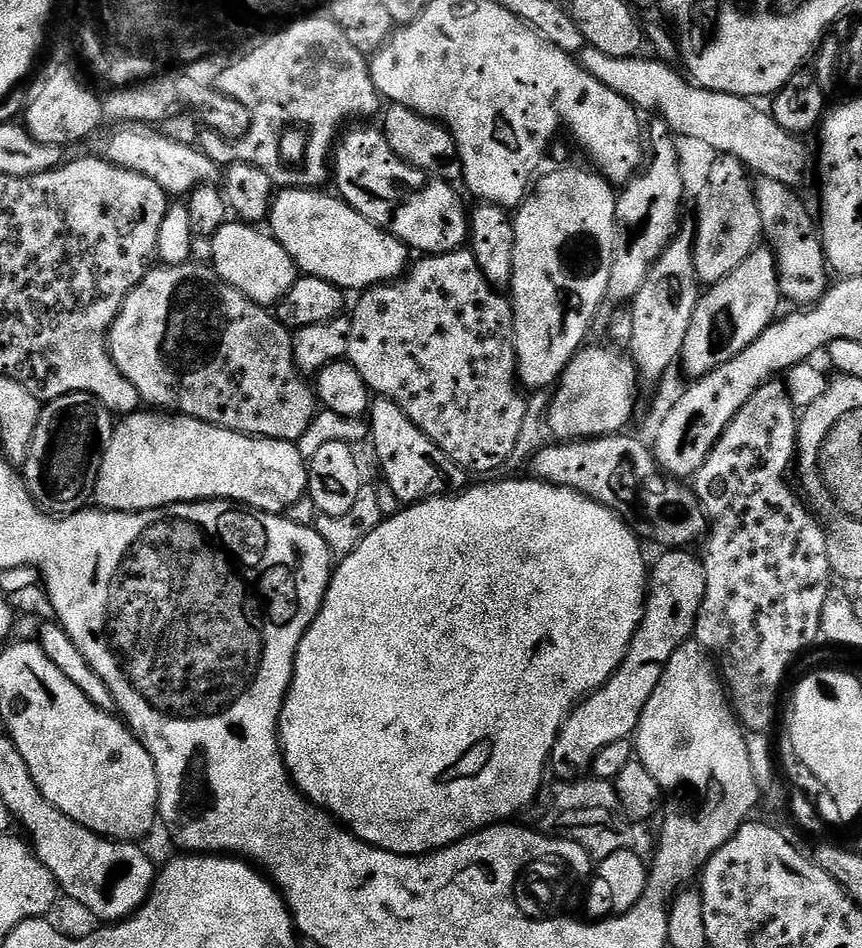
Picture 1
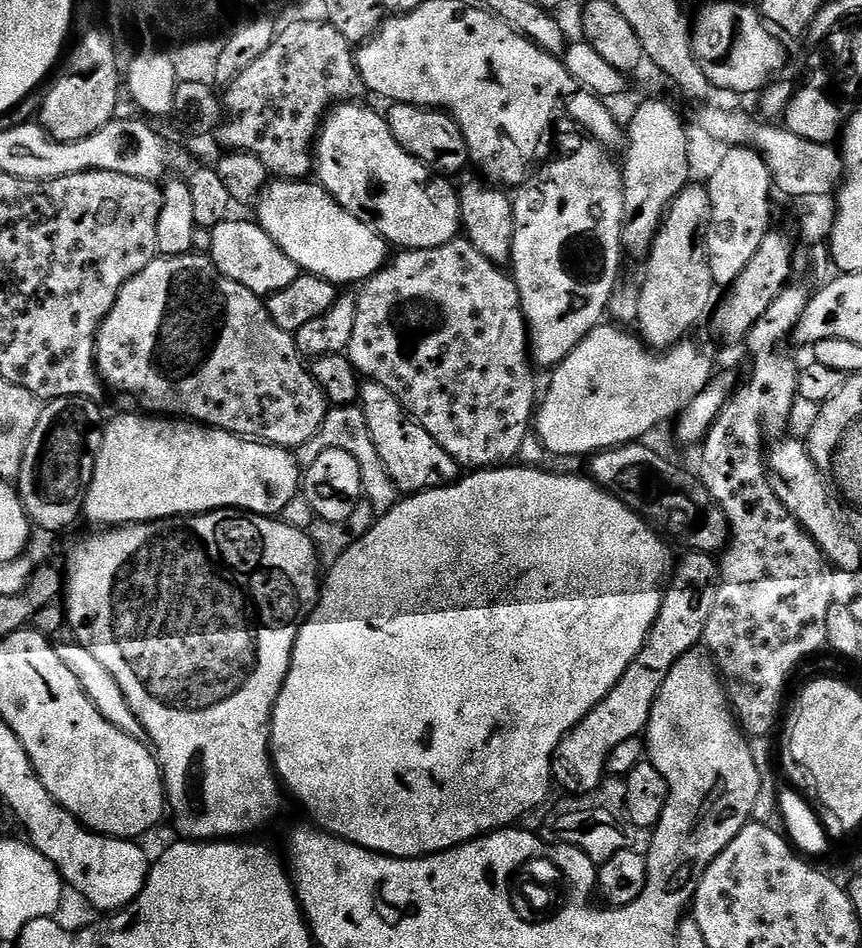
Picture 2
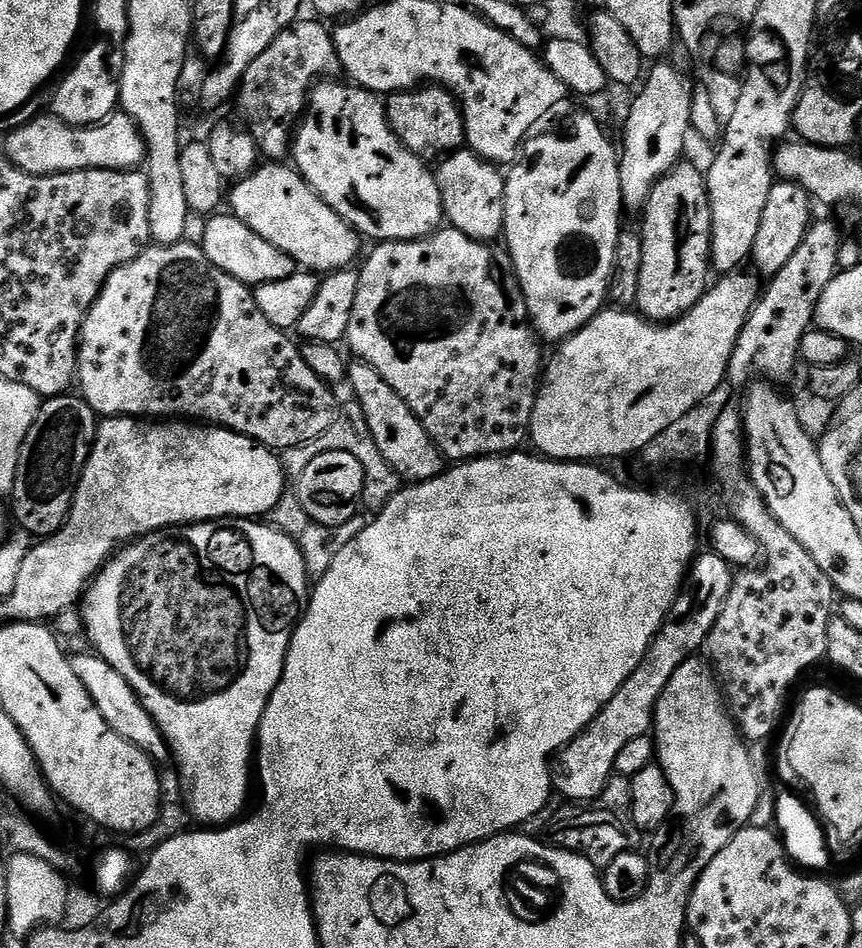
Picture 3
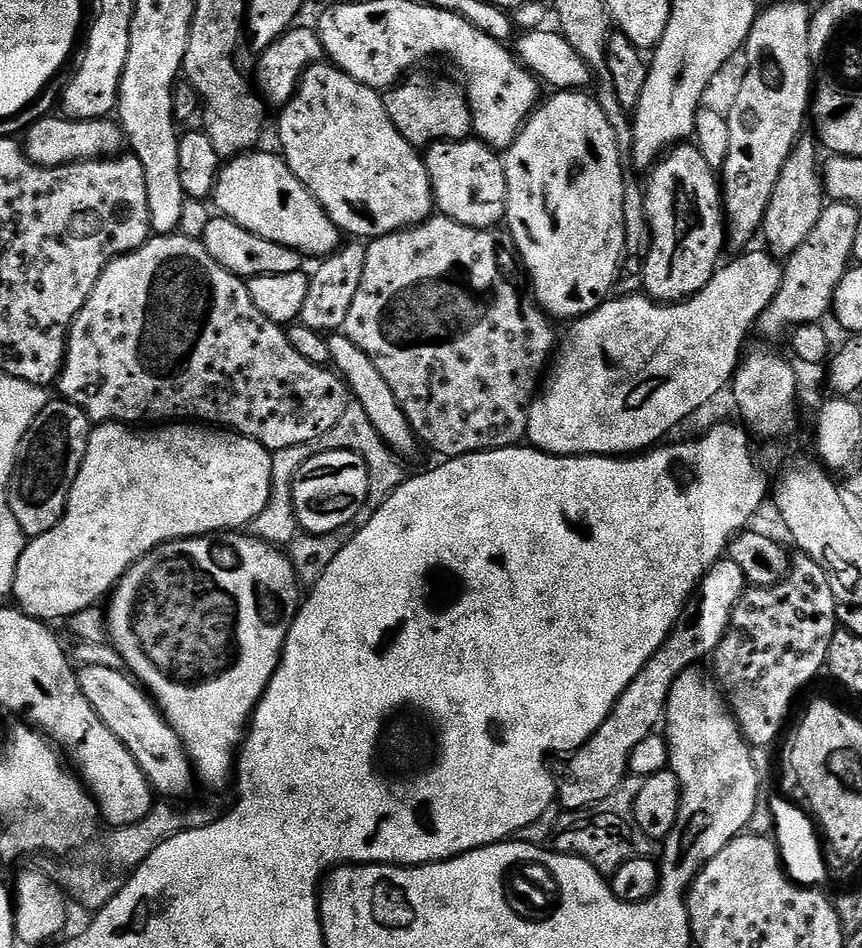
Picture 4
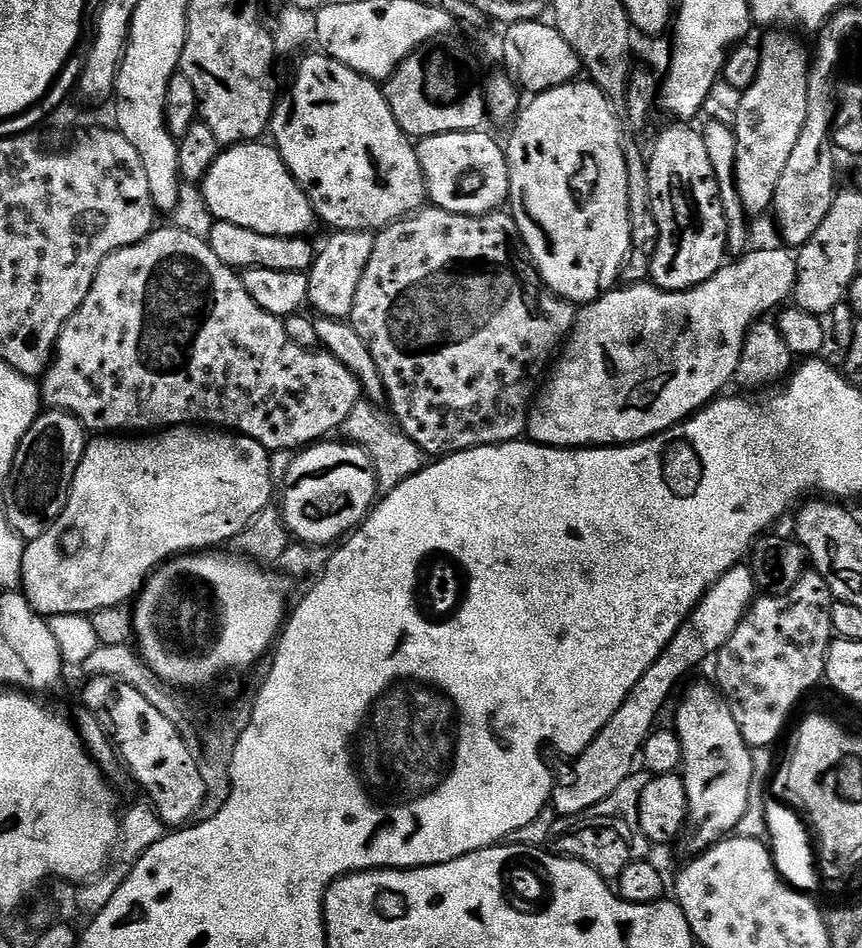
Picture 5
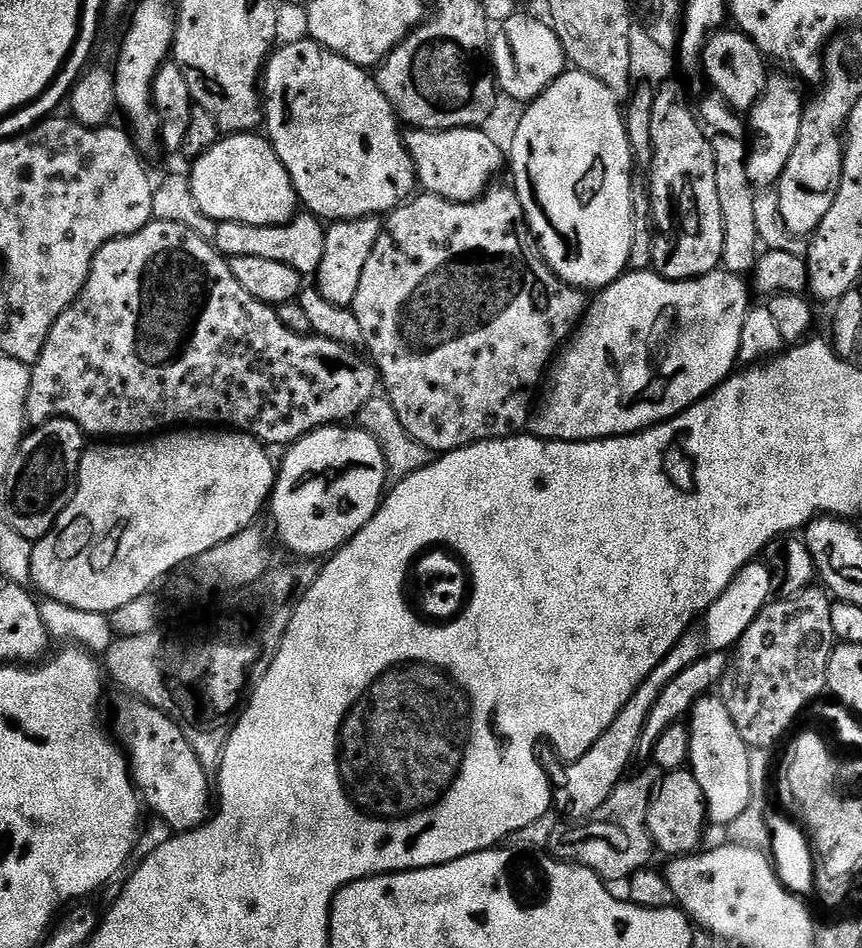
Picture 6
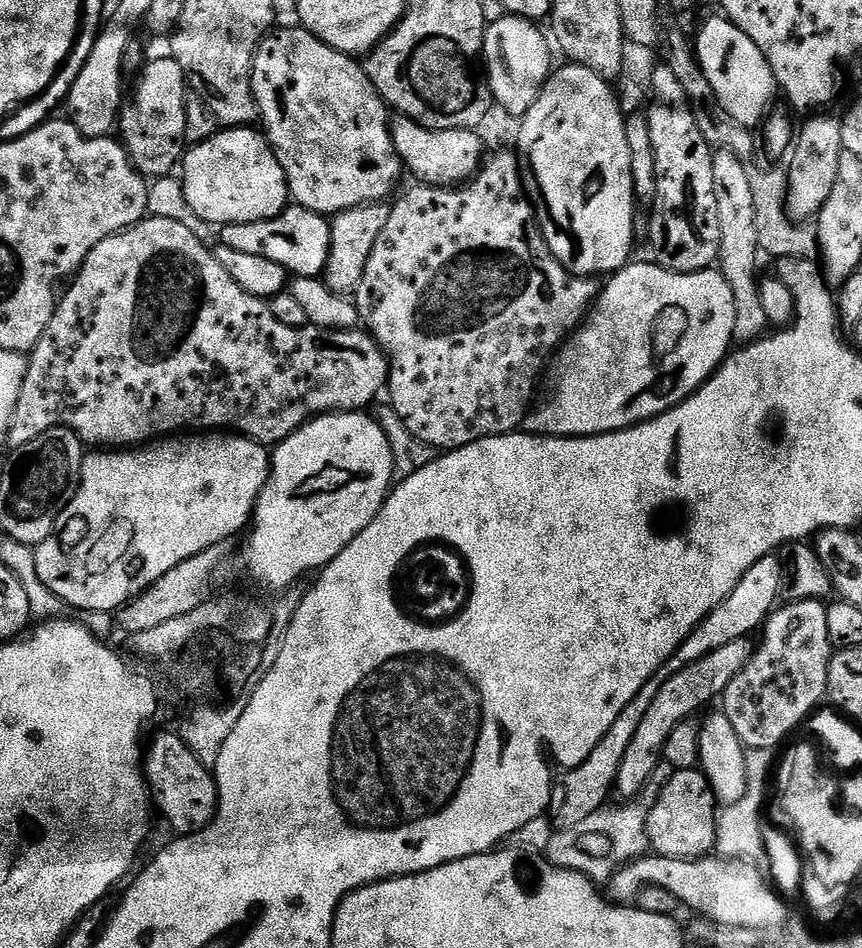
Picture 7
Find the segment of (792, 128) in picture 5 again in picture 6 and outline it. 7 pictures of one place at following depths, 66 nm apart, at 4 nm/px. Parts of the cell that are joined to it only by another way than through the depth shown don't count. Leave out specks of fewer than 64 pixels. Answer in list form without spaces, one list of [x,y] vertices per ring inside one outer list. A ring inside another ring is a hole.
[[[769,75],[763,94],[746,116],[746,128],[750,133],[748,180],[757,190],[771,189],[780,179],[782,170],[786,170],[786,162],[790,162],[790,153],[798,142],[798,130],[802,127],[806,96],[800,93],[801,81],[795,75],[783,75]]]

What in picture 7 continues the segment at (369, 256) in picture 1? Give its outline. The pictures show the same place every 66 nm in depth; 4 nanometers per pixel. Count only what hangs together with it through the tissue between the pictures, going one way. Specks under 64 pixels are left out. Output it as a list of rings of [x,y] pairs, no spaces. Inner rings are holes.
[[[225,127],[206,142],[191,145],[182,157],[182,172],[183,168],[186,202],[207,224],[262,222],[289,207],[288,183],[282,166],[268,144],[268,137],[255,127]]]

